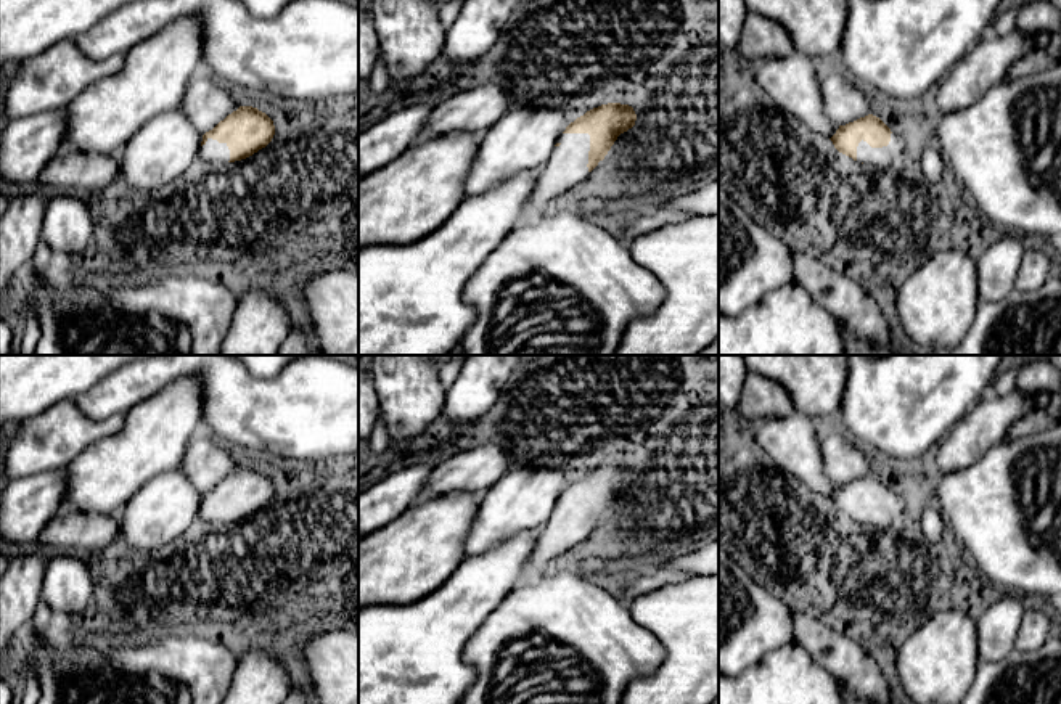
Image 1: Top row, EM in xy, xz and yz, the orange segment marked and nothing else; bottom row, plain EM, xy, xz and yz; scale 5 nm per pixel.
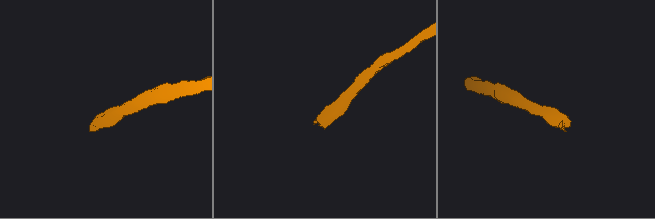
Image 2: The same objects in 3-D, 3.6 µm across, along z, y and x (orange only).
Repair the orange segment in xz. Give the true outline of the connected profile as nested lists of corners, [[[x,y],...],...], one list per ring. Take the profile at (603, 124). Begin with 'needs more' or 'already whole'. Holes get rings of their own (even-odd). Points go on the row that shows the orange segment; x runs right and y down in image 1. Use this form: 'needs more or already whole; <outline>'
needs more; [[[608,103],[571,122],[542,166],[521,222],[529,222],[551,204],[566,201],[572,188],[587,178],[617,137],[632,129],[635,121],[637,114],[632,106]]]

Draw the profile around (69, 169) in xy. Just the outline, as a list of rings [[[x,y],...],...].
[[[63,145],[37,180],[56,191],[98,191],[119,177],[119,169],[121,156],[92,154]]]

